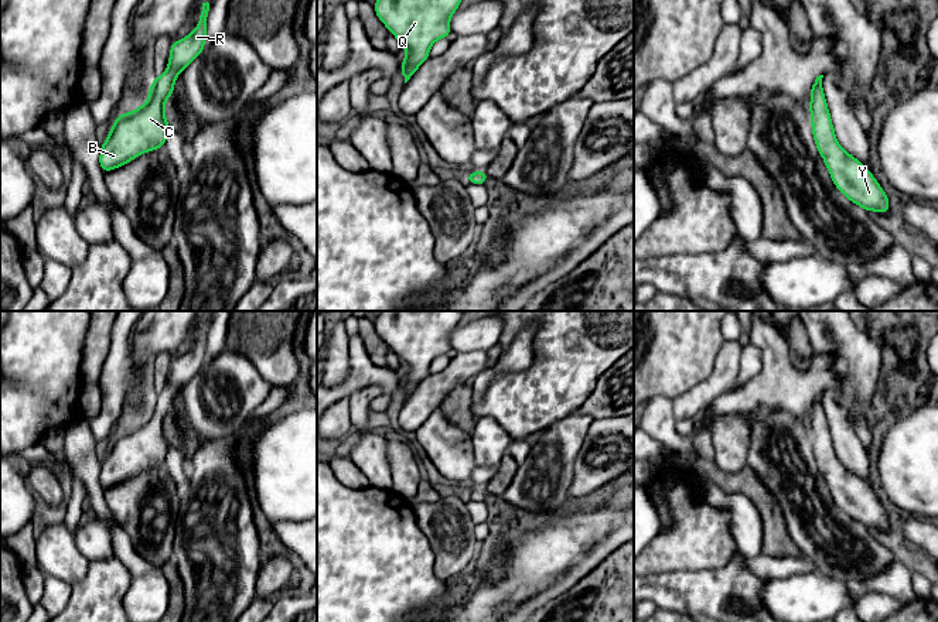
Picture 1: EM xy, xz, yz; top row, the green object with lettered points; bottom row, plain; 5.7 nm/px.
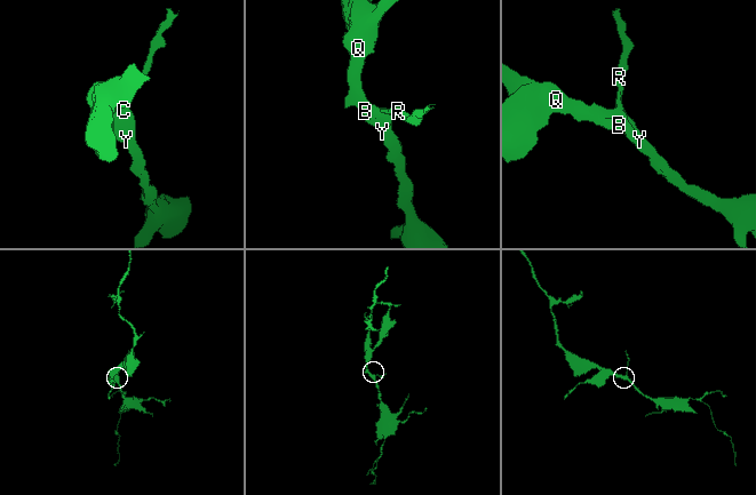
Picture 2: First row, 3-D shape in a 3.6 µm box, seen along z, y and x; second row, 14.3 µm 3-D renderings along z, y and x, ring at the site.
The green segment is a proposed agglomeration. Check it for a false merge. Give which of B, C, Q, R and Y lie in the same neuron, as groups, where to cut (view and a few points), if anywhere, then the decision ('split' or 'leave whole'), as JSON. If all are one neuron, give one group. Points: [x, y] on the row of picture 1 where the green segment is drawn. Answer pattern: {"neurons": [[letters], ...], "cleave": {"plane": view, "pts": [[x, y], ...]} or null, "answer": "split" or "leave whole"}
{"neurons": [["B", "C", "Q", "R", "Y"]], "cleave": null, "answer": "leave whole"}

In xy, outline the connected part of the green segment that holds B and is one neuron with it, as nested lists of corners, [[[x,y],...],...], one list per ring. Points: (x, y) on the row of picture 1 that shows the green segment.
[[[202,3],[197,28],[185,38],[173,41],[168,66],[151,82],[147,102],[115,120],[100,146],[99,165],[105,172],[130,163],[146,151],[164,147],[170,133],[164,103],[173,95],[175,78],[204,51],[208,11],[209,3]]]

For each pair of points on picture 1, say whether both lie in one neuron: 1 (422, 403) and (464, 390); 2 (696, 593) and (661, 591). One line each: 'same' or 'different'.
1: different
2: same

